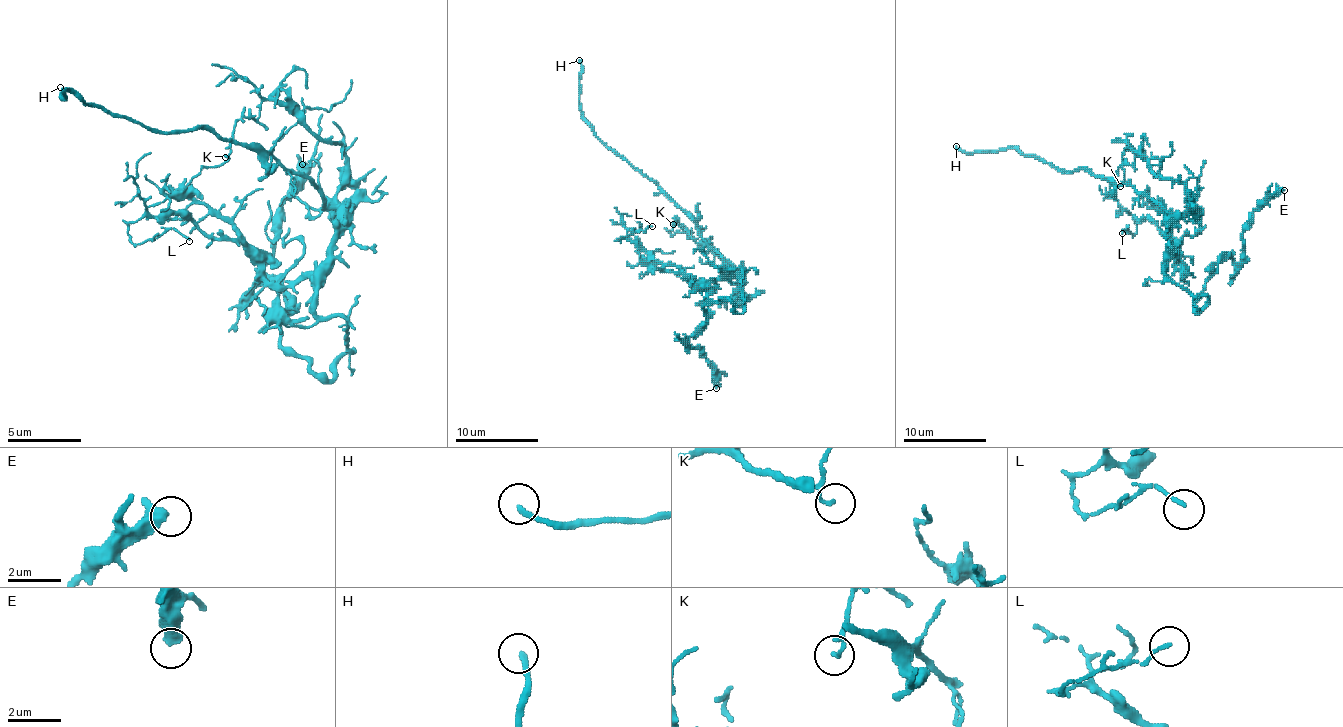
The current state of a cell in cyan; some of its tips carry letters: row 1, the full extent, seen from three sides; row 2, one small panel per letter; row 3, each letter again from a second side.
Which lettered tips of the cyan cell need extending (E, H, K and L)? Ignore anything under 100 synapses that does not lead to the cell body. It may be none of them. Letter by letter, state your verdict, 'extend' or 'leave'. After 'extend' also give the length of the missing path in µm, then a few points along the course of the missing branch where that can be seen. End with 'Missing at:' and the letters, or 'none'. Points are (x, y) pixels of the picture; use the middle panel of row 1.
E: leave
H: extend | 20 µm
K: leave
L: leave
Missing at: H

